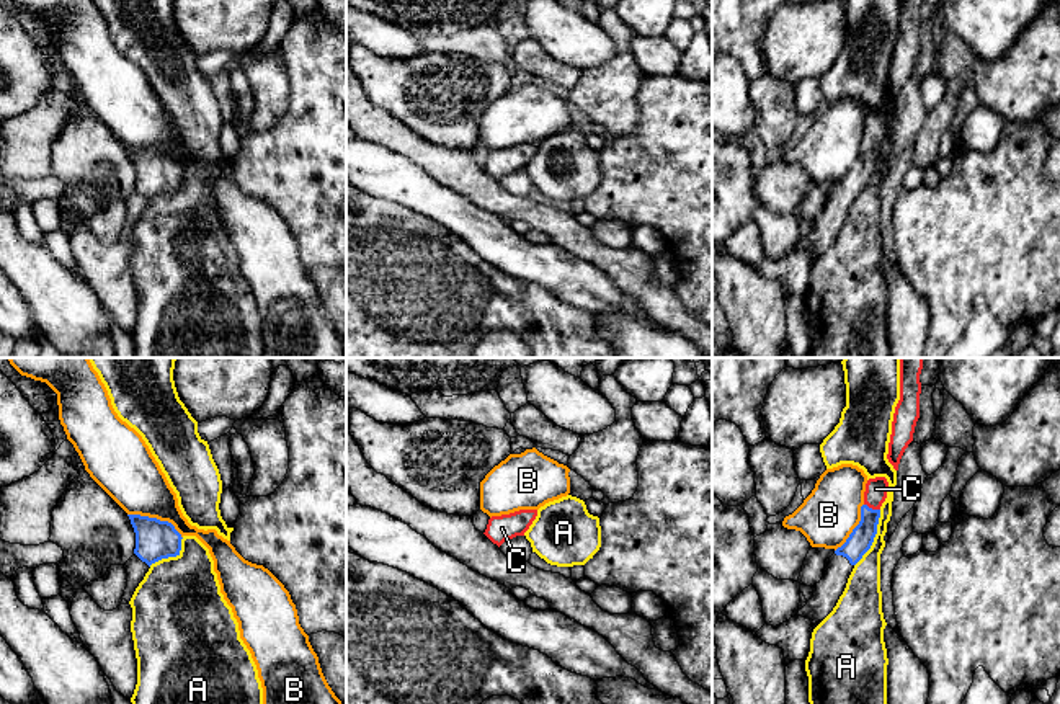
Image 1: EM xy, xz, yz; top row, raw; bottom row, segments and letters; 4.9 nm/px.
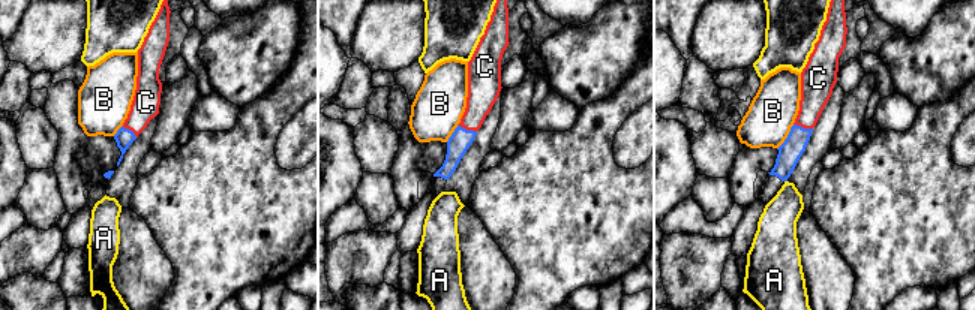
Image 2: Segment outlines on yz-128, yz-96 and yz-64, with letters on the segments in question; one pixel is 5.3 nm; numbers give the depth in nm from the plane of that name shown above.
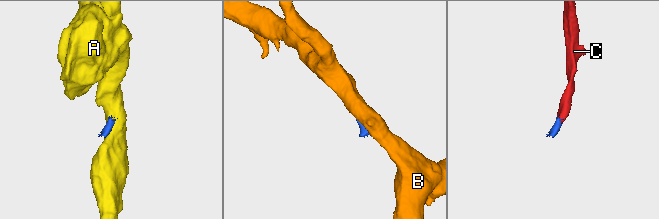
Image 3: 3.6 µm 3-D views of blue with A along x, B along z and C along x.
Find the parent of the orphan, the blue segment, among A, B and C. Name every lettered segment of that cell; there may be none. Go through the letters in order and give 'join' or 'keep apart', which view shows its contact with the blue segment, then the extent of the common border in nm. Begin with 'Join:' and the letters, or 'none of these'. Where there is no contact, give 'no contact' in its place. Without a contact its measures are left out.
Join: C
A: keep apart | yz | 300 nm
B: keep apart | xy | 300 nm
C: join | yz | 90 nm

